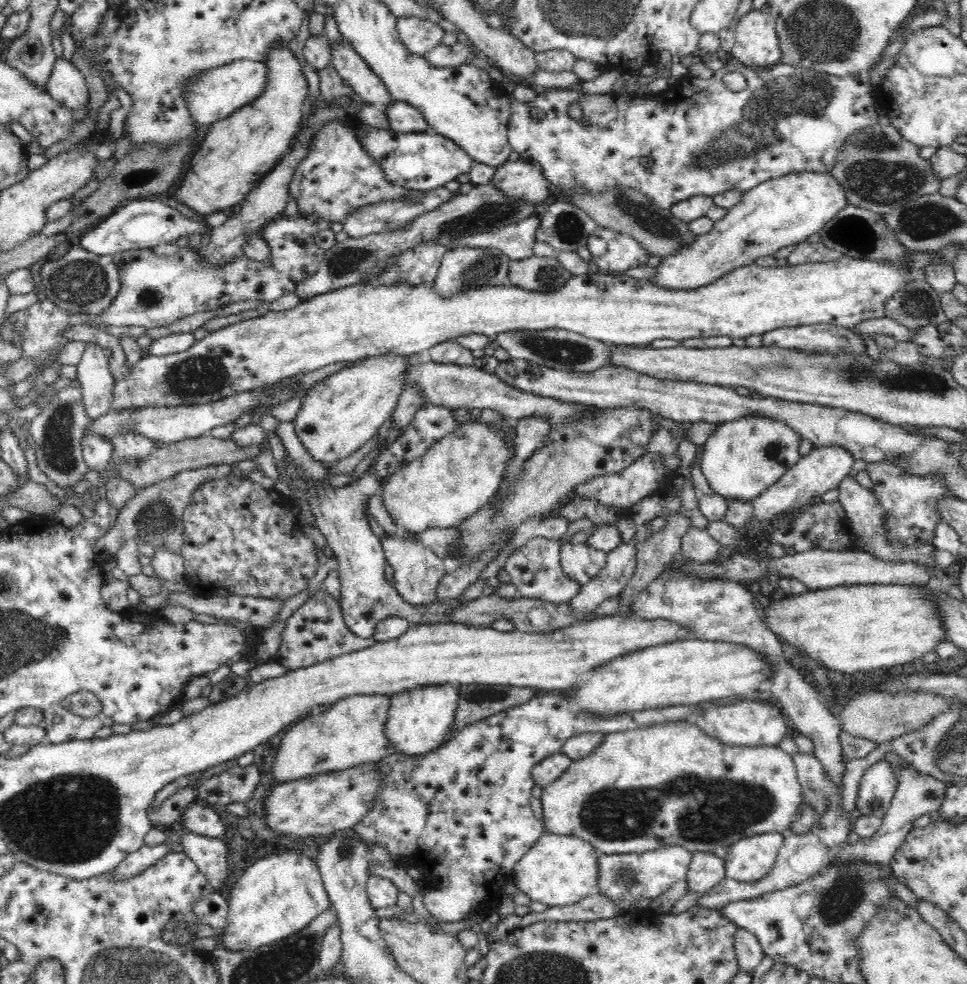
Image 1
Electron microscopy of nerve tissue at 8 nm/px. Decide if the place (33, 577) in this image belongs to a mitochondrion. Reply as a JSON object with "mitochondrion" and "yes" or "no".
{"mitochondrion":"no"}

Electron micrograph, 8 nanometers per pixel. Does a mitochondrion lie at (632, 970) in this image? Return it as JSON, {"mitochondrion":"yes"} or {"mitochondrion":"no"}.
{"mitochondrion":"no"}

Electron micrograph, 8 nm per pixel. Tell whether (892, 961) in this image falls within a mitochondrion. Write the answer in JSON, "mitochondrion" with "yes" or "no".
{"mitochondrion":"no"}

